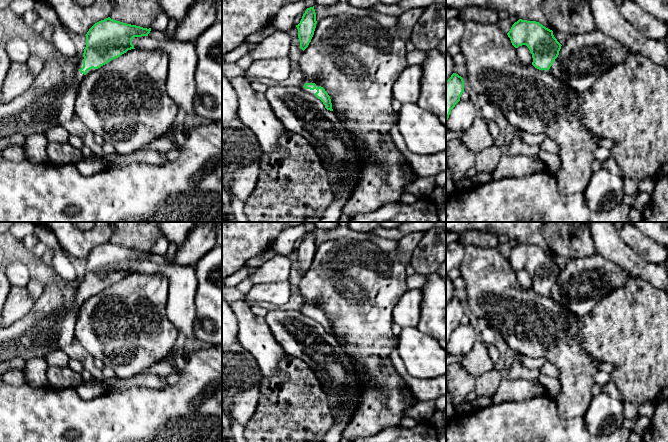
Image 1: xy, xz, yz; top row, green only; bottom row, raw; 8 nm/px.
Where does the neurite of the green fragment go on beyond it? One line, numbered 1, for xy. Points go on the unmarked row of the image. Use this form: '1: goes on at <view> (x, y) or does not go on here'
1: goes on at xy (80, 300)

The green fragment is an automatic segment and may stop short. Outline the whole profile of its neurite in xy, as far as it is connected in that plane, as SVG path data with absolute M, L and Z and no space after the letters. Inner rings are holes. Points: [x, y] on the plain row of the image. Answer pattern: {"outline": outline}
{"outline": "M110 241L95 247L87 256L86 271L83 279L77 287L76 305L81 305L96 293L107 288L113 283L120 281L128 274L135 273L132 268L134 261L148 260L151 252L143 252L136 249L126 248L120 245L111 243Z"}

